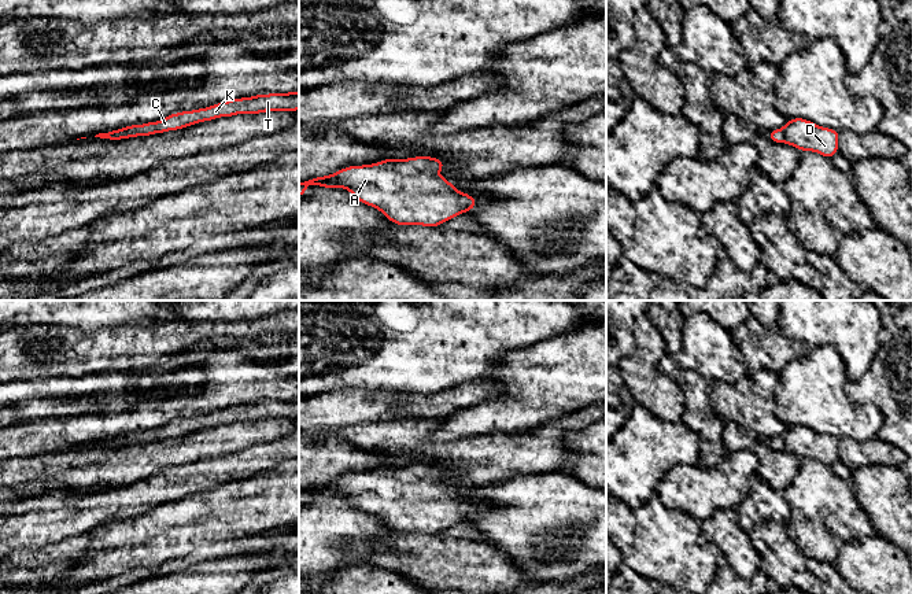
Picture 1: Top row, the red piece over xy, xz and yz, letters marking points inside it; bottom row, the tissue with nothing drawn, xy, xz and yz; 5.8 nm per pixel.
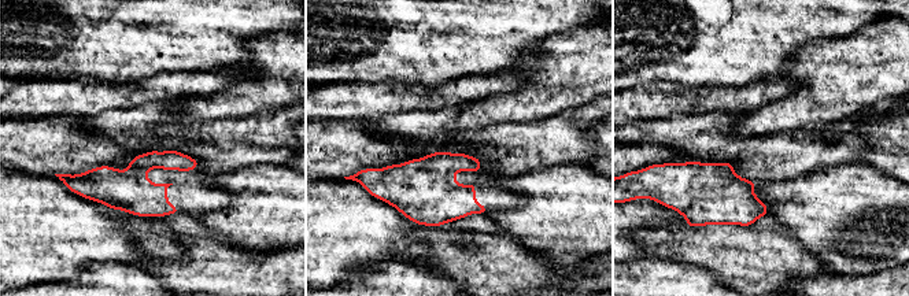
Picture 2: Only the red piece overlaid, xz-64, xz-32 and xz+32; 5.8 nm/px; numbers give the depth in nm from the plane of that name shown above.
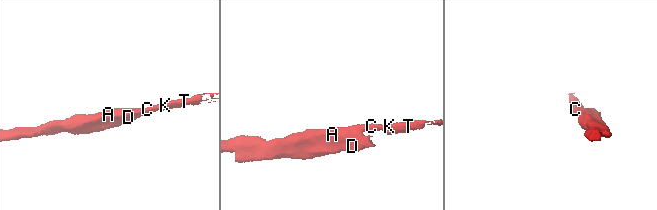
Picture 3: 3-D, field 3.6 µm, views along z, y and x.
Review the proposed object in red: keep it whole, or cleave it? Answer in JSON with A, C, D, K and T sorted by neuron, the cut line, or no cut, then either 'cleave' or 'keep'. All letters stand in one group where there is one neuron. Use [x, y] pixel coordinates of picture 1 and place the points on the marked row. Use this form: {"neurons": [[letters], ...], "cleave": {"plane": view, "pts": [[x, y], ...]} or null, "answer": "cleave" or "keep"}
{"neurons": [["A", "C", "D", "K", "T"]], "cleave": null, "answer": "keep"}

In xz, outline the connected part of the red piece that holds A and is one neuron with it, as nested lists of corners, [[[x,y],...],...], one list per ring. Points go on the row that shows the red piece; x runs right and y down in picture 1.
[[[432,156],[388,158],[379,163],[348,166],[333,174],[299,182],[299,196],[309,185],[344,188],[363,204],[379,209],[395,225],[440,226],[477,206],[437,173],[444,162]]]

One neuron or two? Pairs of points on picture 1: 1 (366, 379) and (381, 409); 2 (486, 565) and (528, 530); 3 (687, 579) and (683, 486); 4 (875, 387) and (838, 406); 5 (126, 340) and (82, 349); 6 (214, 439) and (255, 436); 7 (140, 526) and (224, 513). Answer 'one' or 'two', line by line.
1: two
2: two
3: two
4: two
5: one
6: one
7: one

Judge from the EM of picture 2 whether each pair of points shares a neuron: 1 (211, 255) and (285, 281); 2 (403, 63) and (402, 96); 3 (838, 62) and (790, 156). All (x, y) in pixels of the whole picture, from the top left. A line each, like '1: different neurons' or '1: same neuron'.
1: same neuron
2: different neurons
3: different neurons

